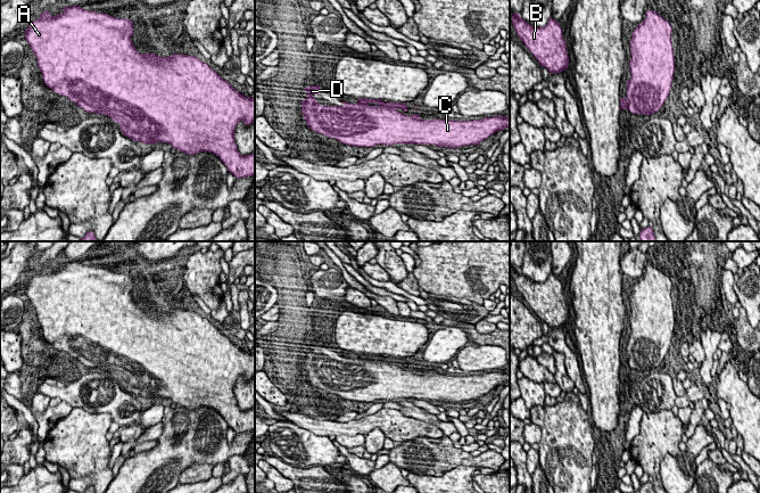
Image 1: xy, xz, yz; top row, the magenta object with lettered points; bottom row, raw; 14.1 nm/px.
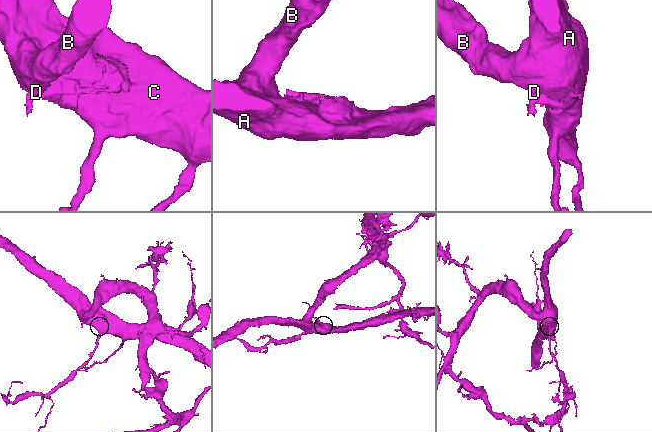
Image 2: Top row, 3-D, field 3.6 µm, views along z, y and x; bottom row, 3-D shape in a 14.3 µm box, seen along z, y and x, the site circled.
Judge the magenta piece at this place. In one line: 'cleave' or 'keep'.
keep

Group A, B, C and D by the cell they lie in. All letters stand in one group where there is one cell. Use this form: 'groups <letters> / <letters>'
groups A B C D

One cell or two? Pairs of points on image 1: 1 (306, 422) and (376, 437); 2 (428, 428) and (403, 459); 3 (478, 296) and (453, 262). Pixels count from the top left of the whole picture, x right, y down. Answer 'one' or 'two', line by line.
1: two
2: two
3: one

